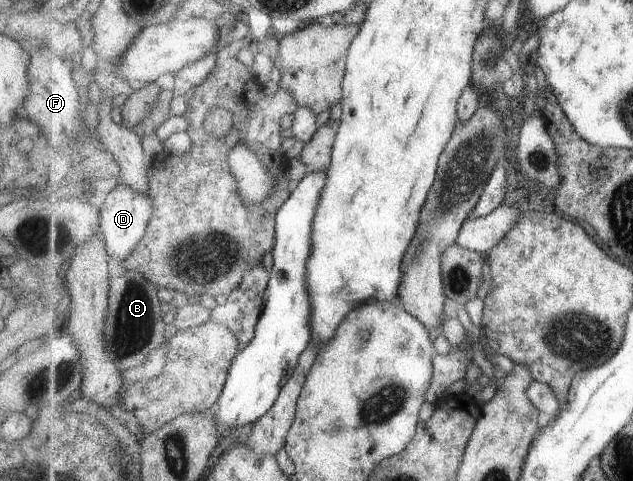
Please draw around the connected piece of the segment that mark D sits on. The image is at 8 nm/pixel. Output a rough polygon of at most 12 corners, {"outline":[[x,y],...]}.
{"outline":[[118,183],[101,208],[111,259],[134,254],[154,197]]}

